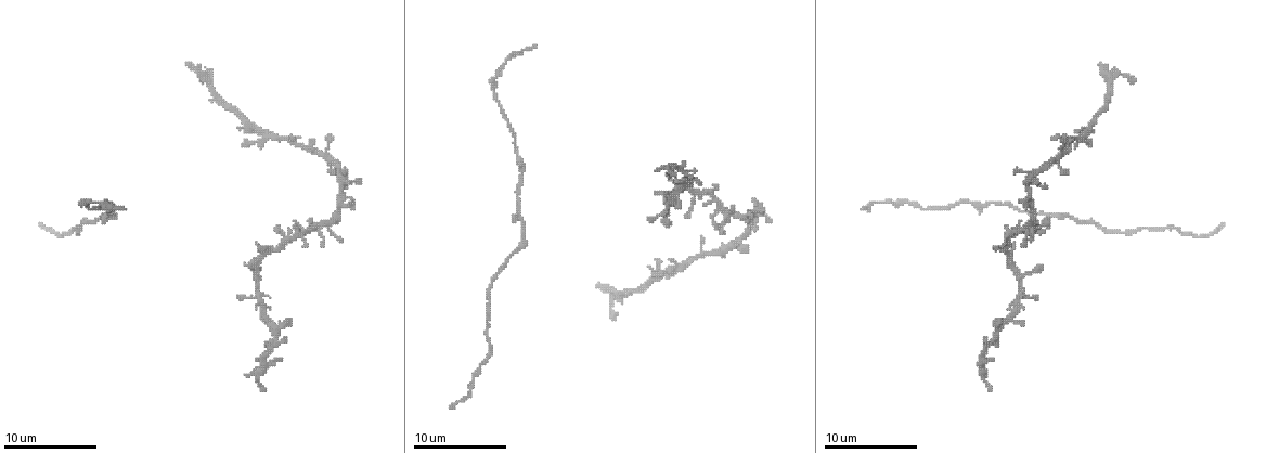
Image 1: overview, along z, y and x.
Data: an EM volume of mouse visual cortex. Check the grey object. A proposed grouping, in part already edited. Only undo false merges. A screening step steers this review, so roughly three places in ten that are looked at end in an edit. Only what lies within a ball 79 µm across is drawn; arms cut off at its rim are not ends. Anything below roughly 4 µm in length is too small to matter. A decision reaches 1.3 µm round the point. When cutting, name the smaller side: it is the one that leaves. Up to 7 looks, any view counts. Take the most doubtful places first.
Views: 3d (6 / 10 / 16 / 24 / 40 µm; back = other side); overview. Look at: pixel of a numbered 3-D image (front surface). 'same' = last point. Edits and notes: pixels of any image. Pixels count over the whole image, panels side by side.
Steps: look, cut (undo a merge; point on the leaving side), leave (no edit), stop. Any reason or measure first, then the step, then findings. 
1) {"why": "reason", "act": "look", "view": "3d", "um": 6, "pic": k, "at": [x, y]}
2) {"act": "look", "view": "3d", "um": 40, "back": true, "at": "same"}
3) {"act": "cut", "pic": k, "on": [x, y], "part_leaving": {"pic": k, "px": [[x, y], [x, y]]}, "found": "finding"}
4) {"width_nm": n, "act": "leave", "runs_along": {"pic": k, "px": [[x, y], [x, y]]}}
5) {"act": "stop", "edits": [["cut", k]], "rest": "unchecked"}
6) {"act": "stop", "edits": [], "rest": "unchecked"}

{"why": "three arms meet", "act": "look", "view": "3d", "um": 6, "pic": 1, "at": [522, 222]}

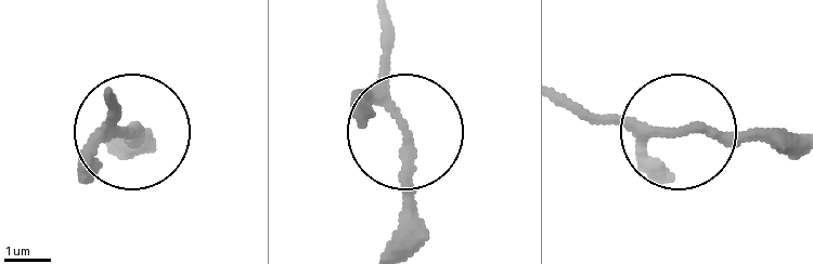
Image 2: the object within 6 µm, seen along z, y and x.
{"act": "look", "view": "3d", "um": 6, "back": true, "pic": 2, "at": [679, 131]}

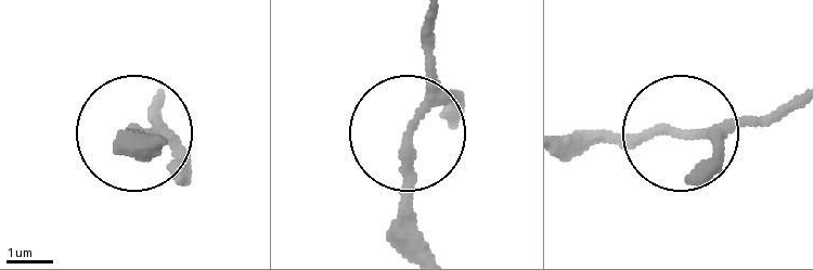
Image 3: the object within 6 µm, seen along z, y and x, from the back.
{"side_arm_um": 25, "act": "leave", "found": "all the same neuron"}

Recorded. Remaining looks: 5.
{"why": "a narrow waist", "act": "look", "view": "3d", "um": 10, "pic": 1, "at": [489, 300]}

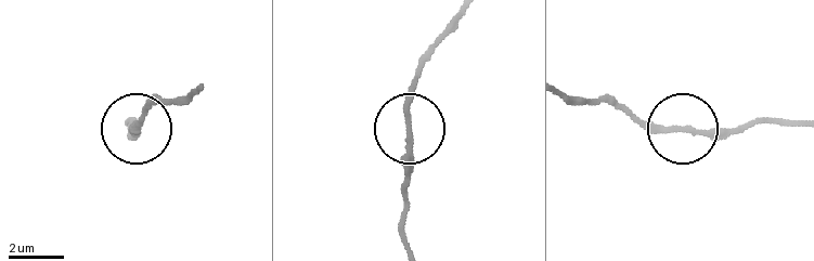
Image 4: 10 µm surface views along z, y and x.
{"act": "leave", "found": "one neuron here"}

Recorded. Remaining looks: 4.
{"why": "thick turns thin", "act": "look", "view": "3d", "um": 10, "pic": 1, "at": [969, 201]}

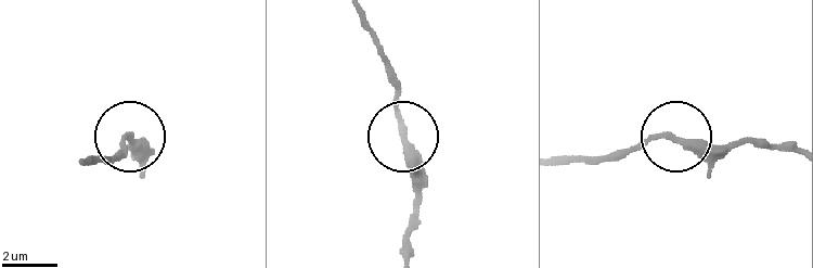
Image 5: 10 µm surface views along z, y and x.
{"act": "look", "view": "3d", "um": 6, "pic": 5, "at": [681, 140]}

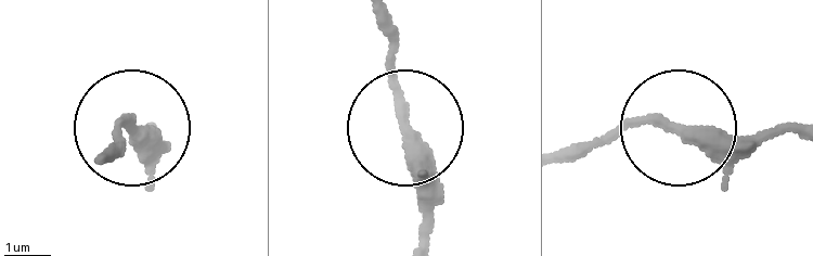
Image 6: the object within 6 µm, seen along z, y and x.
{"width_nm": 290, "act": "leave", "found": "continuous, no second neuron"}

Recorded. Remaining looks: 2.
{"act": "stop", "edits": [], "rest": "unchecked"}

